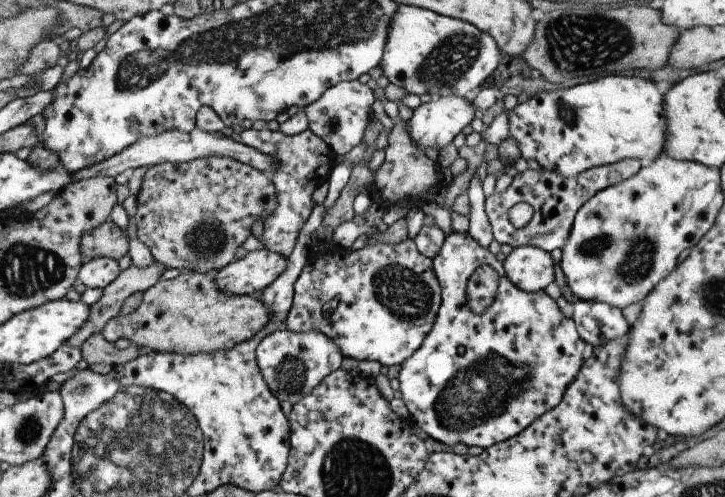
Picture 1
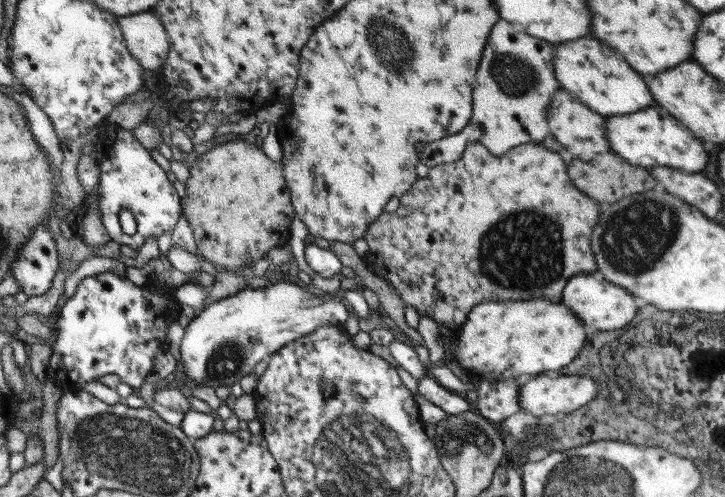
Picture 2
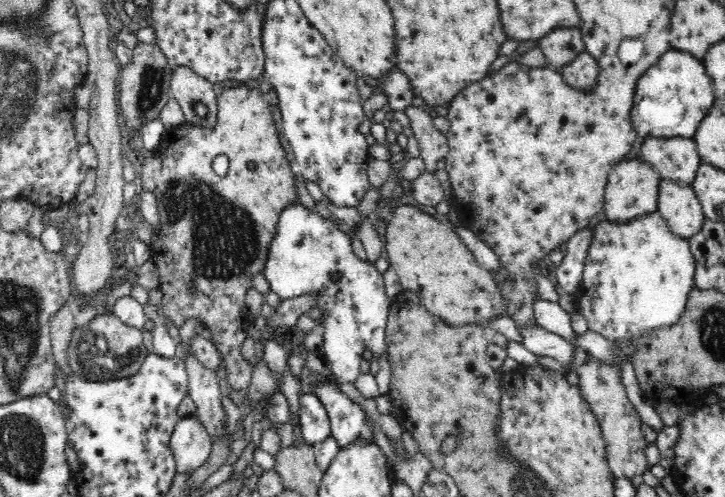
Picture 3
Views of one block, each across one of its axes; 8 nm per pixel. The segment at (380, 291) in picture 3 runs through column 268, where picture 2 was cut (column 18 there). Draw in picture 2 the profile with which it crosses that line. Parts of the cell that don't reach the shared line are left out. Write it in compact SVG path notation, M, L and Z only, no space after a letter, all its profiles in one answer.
M36 226L28 242L18 252L9 274L28 297L40 296L52 287L57 271L56 239L46 226Z

